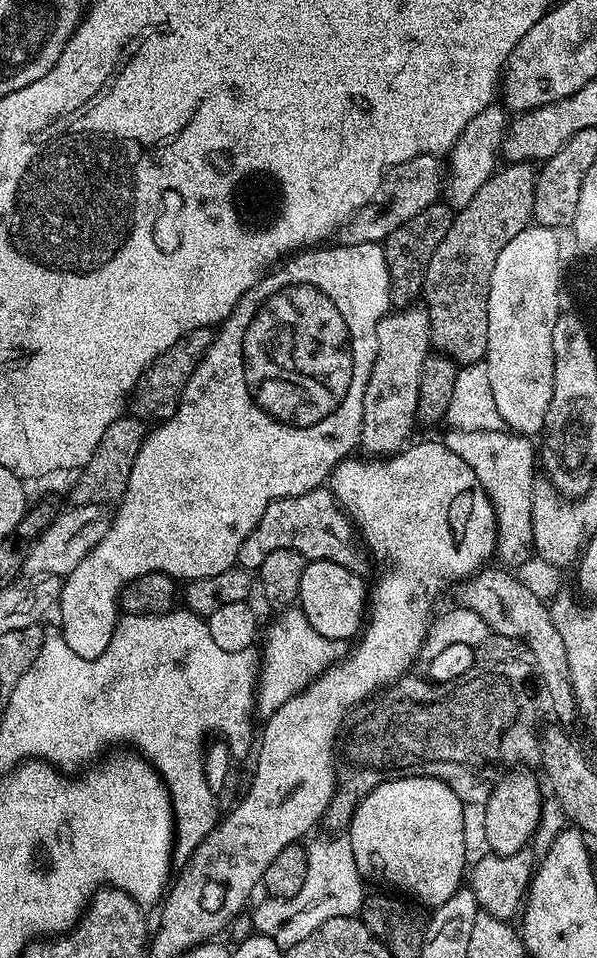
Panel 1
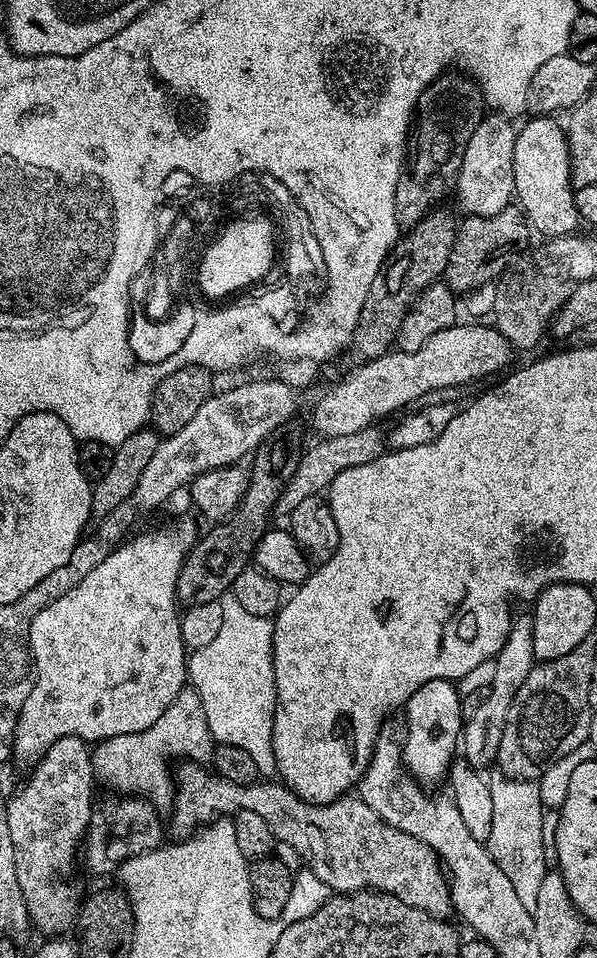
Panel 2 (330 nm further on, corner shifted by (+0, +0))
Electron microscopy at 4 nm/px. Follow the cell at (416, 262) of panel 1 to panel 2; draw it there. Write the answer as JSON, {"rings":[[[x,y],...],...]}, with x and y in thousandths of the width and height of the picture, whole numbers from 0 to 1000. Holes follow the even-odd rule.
{"rings":[[[752,73],[720,89],[700,102],[693,133],[687,138],[687,153],[680,159],[680,174],[667,186],[660,203],[663,233],[682,240],[732,216],[730,213],[764,191],[764,178],[774,173],[781,148],[814,120],[811,99],[804,90],[782,77]]]}

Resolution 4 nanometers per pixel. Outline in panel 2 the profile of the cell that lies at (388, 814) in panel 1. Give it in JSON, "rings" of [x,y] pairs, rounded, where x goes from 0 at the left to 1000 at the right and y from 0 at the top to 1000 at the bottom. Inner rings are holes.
{"rings":[[[744,709],[714,712],[687,727],[677,745],[682,758],[673,772],[678,801],[698,814],[714,818],[739,811],[742,813],[762,792],[771,766],[776,764],[774,727],[765,715]]]}

